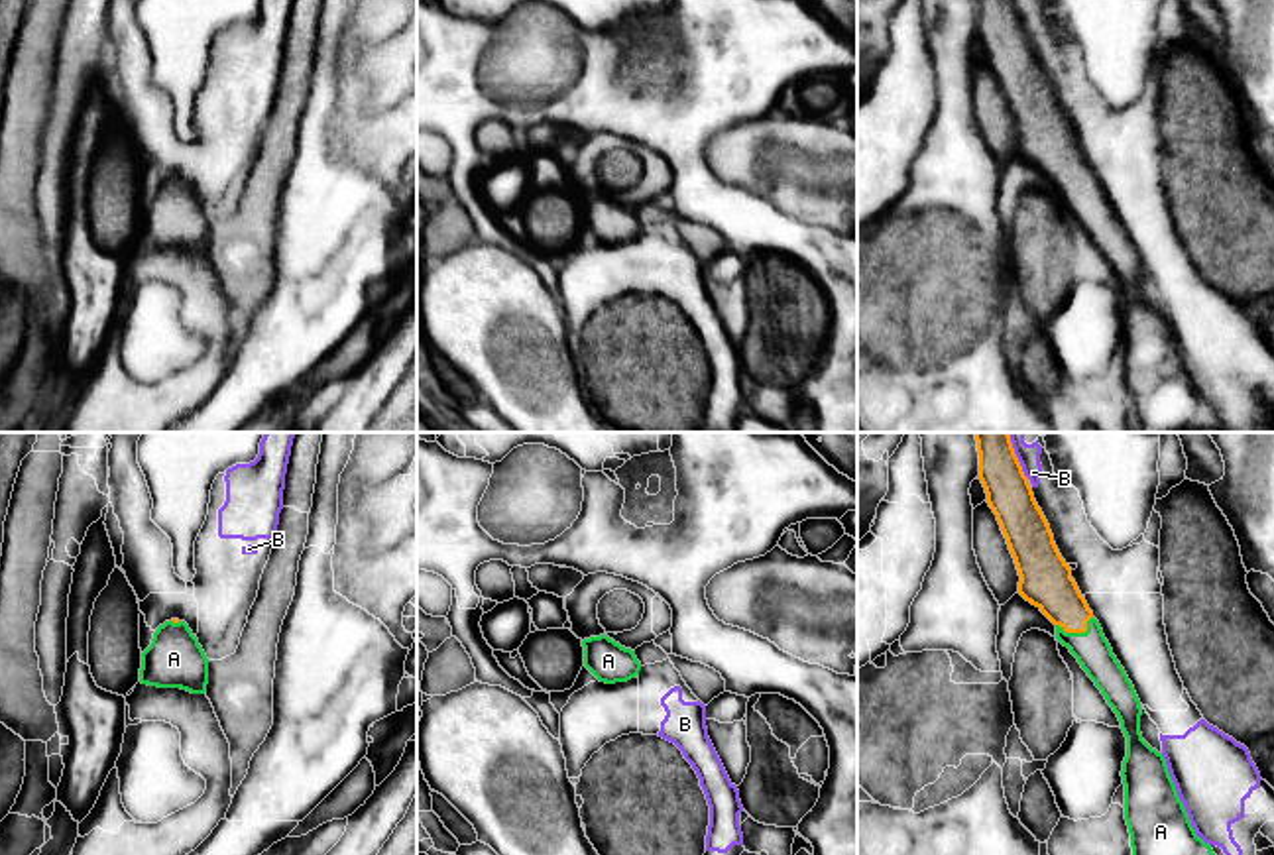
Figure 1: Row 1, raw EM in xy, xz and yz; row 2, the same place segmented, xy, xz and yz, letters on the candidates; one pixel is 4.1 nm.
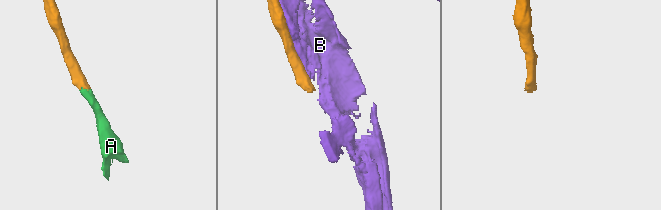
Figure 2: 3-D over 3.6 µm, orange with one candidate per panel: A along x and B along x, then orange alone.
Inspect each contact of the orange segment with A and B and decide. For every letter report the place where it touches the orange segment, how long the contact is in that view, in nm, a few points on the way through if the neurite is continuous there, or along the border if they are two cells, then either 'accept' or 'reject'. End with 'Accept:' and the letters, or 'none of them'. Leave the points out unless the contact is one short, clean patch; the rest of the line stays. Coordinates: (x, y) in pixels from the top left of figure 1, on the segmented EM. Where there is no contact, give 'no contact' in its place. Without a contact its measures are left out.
A: meets orange in yz at (1078, 631); contact 160 nm long; runs through yz (1046, 582), (1072, 616), (1078, 631), (1092, 649); accept
B: meets orange in yz at (1015, 456); contact 220 nm long; reject
Accept: A

